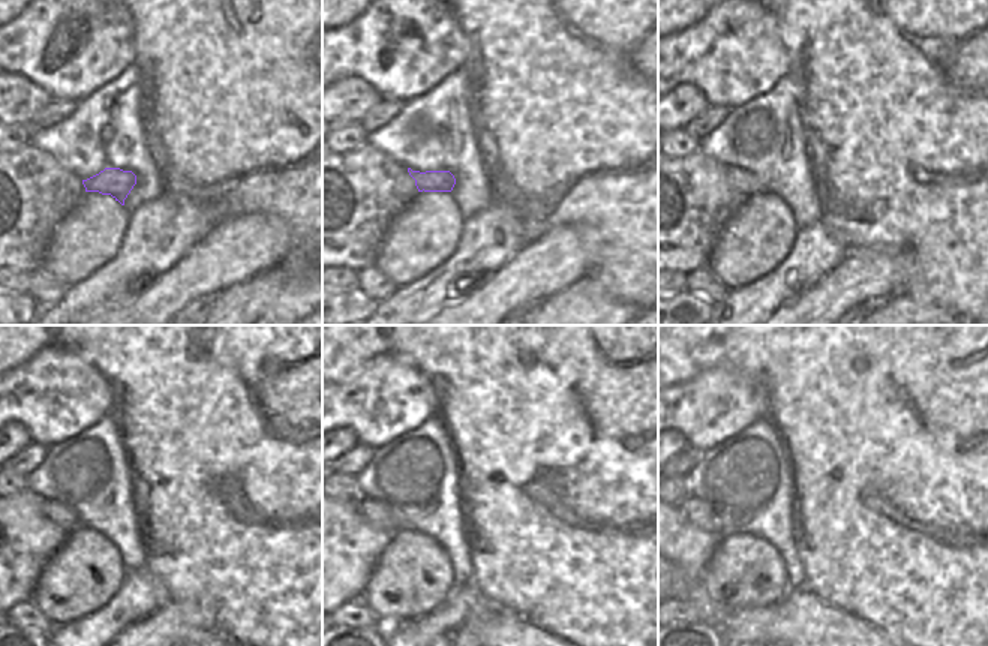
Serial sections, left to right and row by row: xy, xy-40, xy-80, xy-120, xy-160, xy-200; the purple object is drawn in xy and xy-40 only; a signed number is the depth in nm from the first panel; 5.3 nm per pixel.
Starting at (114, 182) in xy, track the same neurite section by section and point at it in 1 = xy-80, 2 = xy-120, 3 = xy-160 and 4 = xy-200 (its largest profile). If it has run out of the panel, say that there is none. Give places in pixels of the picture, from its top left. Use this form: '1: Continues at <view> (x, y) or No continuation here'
1: Continues at xy-80 (744, 182)
2: Continues at xy-120 (57, 513)
3: Continues at xy-160 (377, 513)
4: Continues at xy-200 (697, 513).

